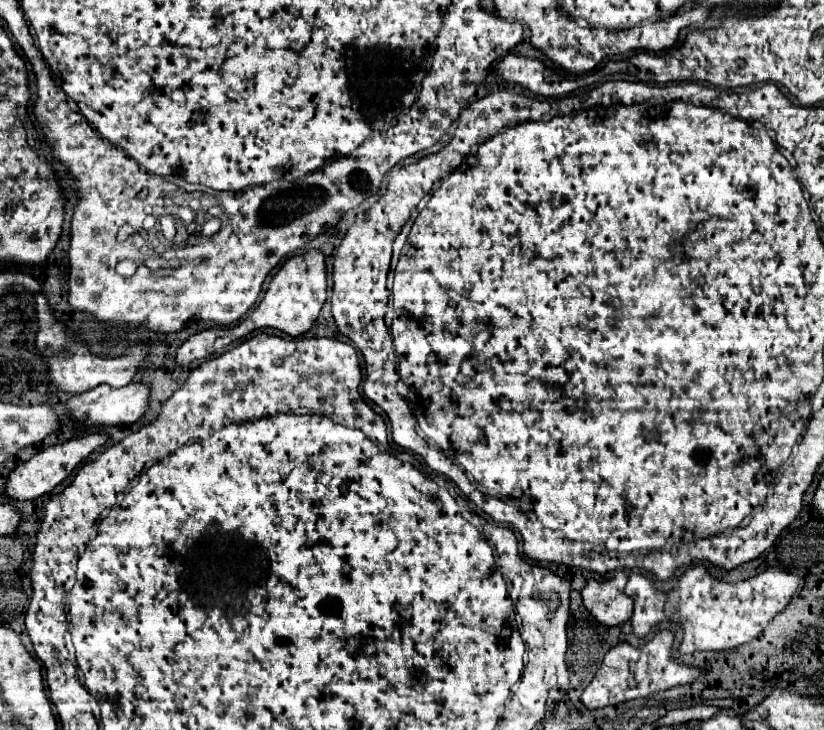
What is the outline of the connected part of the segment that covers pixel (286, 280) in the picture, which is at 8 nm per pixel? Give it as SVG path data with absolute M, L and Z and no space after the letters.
M308 252L304 256L290 258L272 278L262 302L250 314L250 322L256 330L262 328L276 328L290 336L302 336L308 332L322 306L326 302L326 264L322 252Z

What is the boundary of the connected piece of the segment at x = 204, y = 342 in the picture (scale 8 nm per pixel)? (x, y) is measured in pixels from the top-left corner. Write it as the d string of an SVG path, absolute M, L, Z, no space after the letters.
M216 328L214 330L202 330L194 336L190 336L176 352L176 364L178 366L186 366L194 360L200 360L200 358L210 358L216 348L214 348L214 342L216 342Z

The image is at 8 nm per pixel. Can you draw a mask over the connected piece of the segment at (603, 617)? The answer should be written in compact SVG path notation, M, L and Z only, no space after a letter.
M618 572L610 580L604 582L590 580L582 588L584 606L598 624L606 628L614 628L626 624L632 618L634 600L624 592L626 582L628 576L624 572Z

